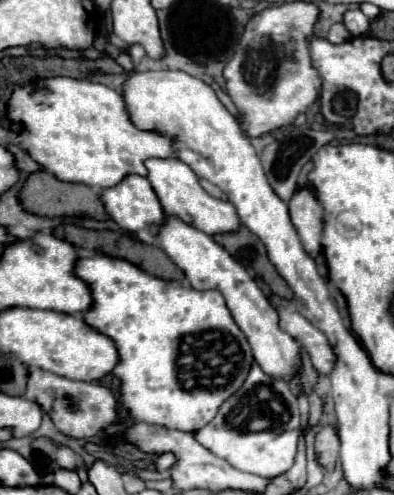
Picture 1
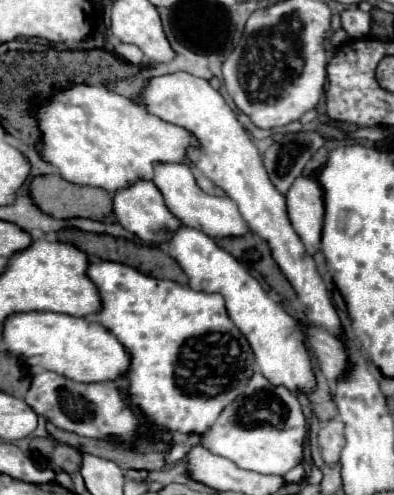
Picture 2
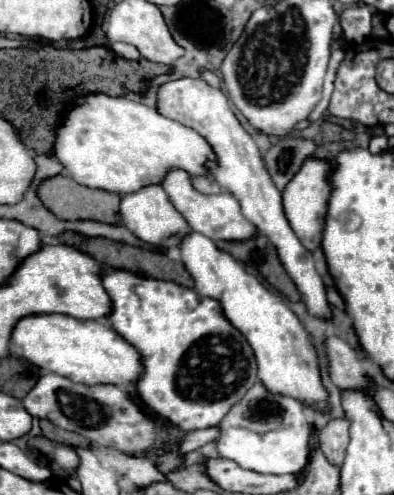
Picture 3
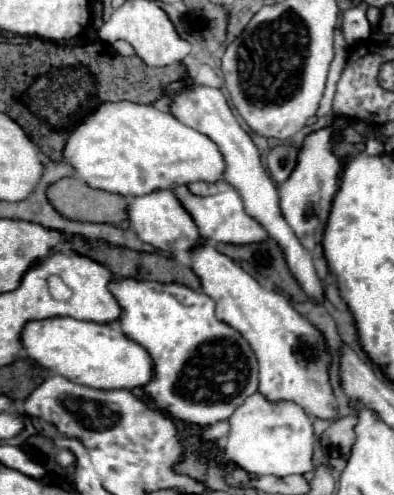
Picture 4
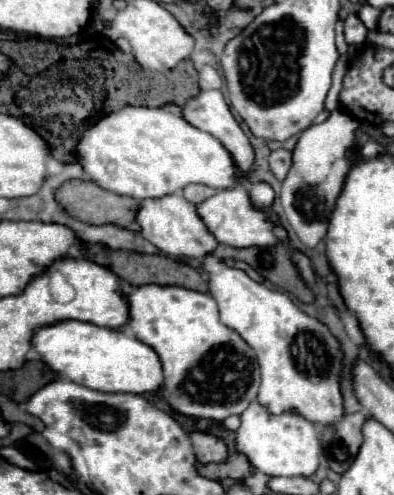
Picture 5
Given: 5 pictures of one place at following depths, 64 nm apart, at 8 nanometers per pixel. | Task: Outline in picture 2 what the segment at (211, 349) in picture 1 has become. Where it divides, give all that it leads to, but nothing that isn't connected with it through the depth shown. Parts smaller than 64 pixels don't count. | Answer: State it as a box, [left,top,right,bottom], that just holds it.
[86,262,256,434]

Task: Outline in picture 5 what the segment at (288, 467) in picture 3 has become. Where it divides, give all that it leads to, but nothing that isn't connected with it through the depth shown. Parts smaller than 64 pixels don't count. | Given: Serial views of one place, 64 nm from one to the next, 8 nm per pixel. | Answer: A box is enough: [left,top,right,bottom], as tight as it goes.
[236,400,320,478]

